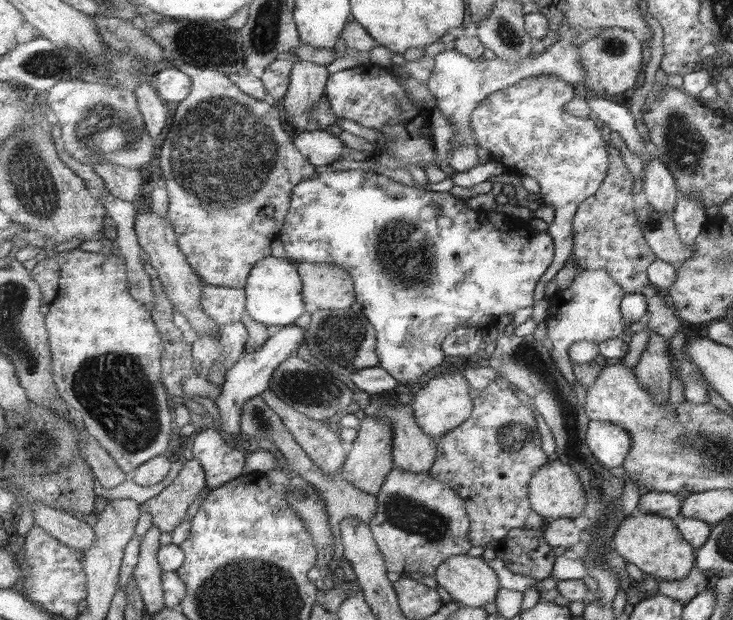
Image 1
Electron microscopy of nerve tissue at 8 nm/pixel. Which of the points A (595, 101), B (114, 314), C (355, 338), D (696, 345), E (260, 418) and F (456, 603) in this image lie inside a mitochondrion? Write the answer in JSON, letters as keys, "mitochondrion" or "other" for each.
{"A":"other","B":"other","C":"mitochondrion","D":"other","E":"mitochondrion","F":"other"}

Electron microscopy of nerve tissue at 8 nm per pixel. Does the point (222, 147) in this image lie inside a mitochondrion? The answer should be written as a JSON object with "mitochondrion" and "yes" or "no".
{"mitochondrion":"yes"}

